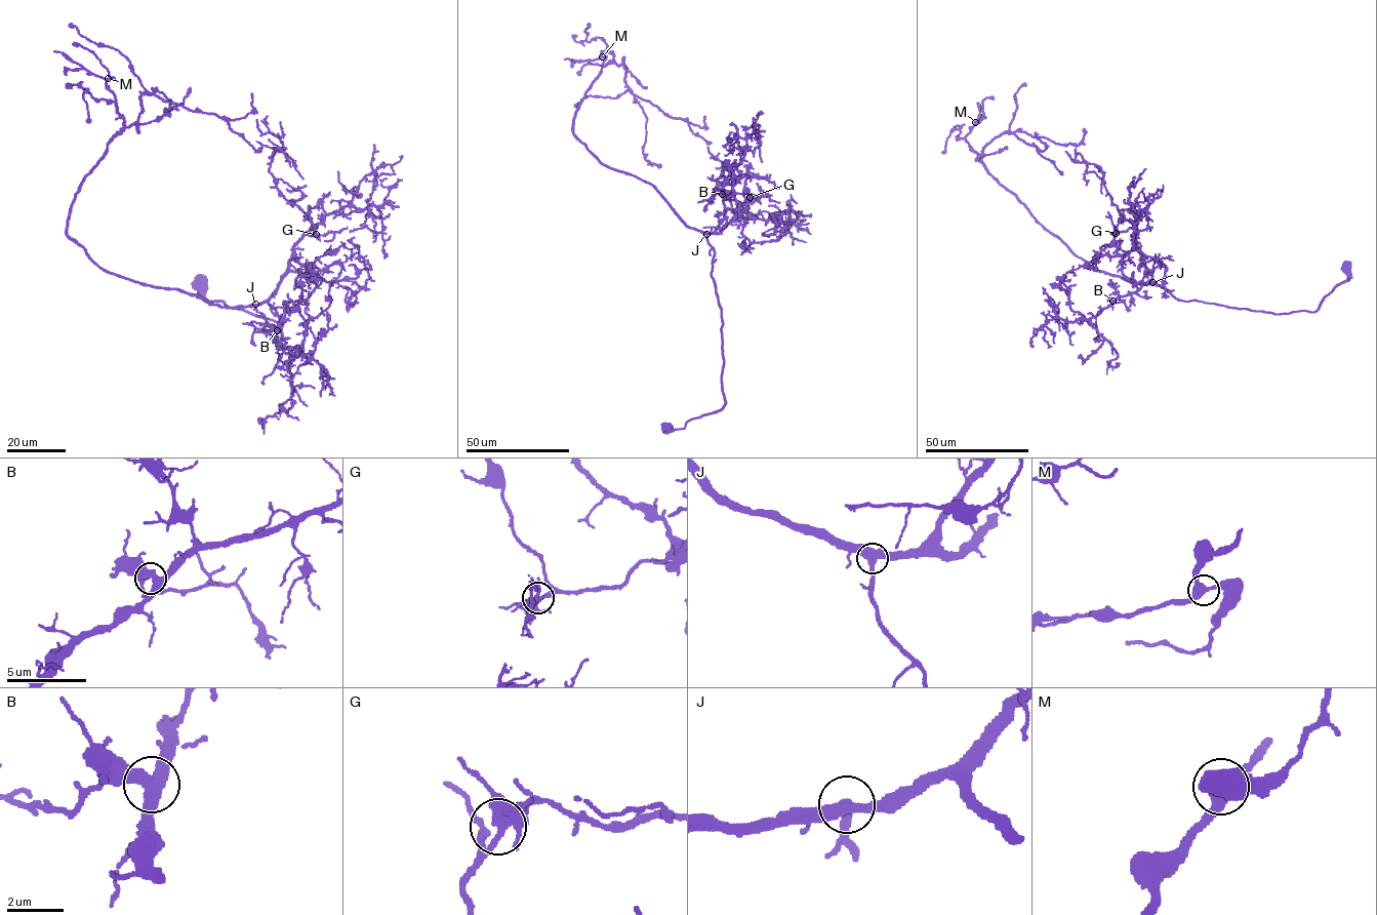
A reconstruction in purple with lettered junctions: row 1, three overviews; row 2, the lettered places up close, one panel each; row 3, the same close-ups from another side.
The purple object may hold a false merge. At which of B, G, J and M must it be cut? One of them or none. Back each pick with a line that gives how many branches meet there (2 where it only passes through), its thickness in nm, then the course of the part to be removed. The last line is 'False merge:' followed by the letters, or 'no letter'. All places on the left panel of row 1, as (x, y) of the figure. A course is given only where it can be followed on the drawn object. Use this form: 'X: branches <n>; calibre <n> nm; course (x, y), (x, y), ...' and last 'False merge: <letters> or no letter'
False merge: no letter

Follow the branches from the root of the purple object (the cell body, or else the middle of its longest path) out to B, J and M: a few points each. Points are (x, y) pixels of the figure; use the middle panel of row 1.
B: (666, 428), (683, 429), (725, 405), (722, 310), (706, 239), (723, 221), (722, 194)
J: (666, 428), (683, 429), (689, 421), (718, 411), (725, 405), (722, 310), (711, 275), (715, 250), (706, 234)
M: (666, 428), (725, 405), (715, 250), (574, 134), (602, 56)

